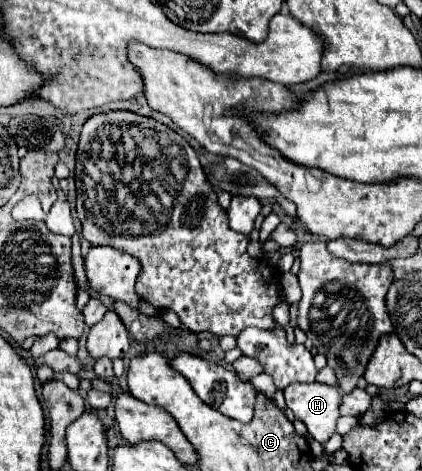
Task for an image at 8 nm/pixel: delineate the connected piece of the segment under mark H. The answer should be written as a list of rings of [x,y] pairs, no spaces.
[[[293,383],[283,389],[285,403],[321,445],[335,433],[341,391],[321,383]]]

